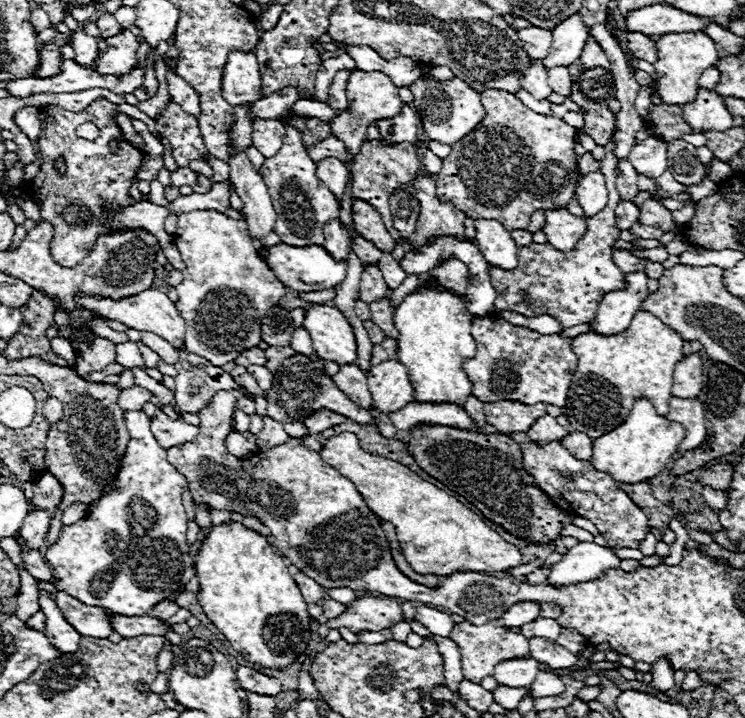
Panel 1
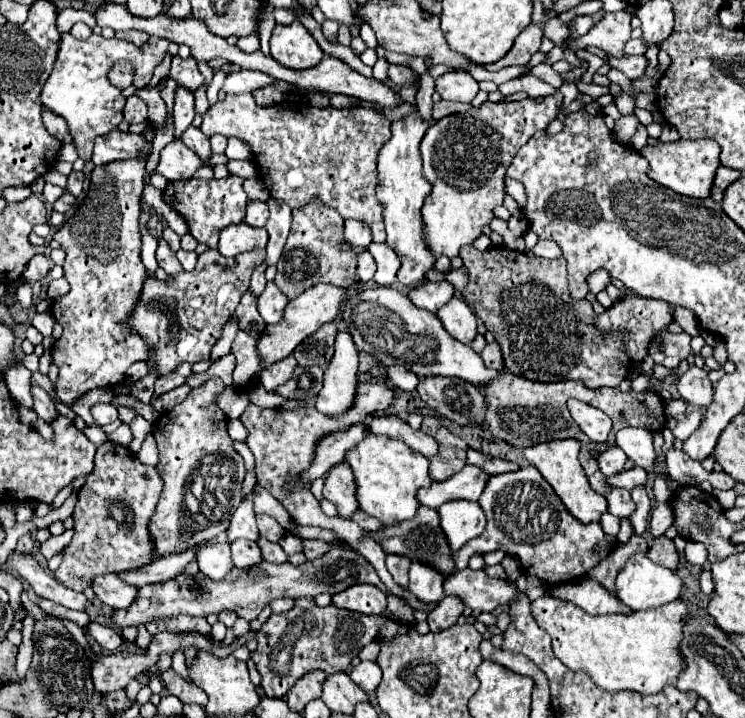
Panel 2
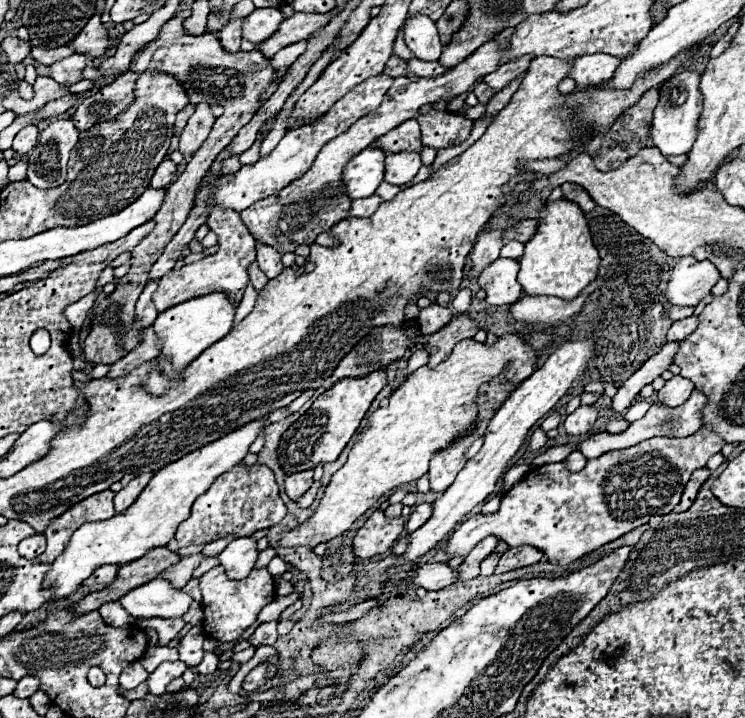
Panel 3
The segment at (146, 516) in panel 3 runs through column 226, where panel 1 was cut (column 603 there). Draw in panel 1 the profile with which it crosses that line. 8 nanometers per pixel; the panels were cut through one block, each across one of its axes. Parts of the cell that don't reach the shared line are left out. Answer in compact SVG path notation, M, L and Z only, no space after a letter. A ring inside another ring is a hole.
M638 398L630 414L618 428L594 440L594 456L590 462L594 464L594 468L610 472L610 476L614 476L614 480L618 480L620 484L646 482L656 476L666 466L666 462L678 452L678 446L684 436L686 428L680 422L672 422L660 416L650 404L650 400Z

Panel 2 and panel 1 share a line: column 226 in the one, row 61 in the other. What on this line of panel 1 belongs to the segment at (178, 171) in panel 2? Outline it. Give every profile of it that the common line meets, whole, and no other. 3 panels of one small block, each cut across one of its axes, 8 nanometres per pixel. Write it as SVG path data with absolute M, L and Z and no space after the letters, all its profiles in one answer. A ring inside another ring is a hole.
M158 58L158 64L156 64L156 78L158 78L158 90L156 90L156 94L150 98L150 100L146 100L146 102L142 102L138 108L144 112L144 114L148 114L150 118L158 118L162 112L164 112L164 108L166 108L166 104L170 102L170 94L168 94L168 82L166 82L166 72L168 72L168 68L166 68L166 64Z

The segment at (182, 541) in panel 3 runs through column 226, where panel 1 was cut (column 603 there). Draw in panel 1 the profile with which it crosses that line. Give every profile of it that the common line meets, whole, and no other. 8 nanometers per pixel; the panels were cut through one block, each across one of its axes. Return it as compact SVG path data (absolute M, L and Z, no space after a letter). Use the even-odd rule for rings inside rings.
M558 440L548 444L538 444L538 442L522 444L522 462L524 468L530 474L534 474L536 484L550 496L550 500L558 508L592 520L610 546L640 548L650 530L648 518L644 510L638 508L630 500L630 496L618 488L618 484L610 474L598 472L588 460L574 458L570 452L566 452L566 448L562 448Z

